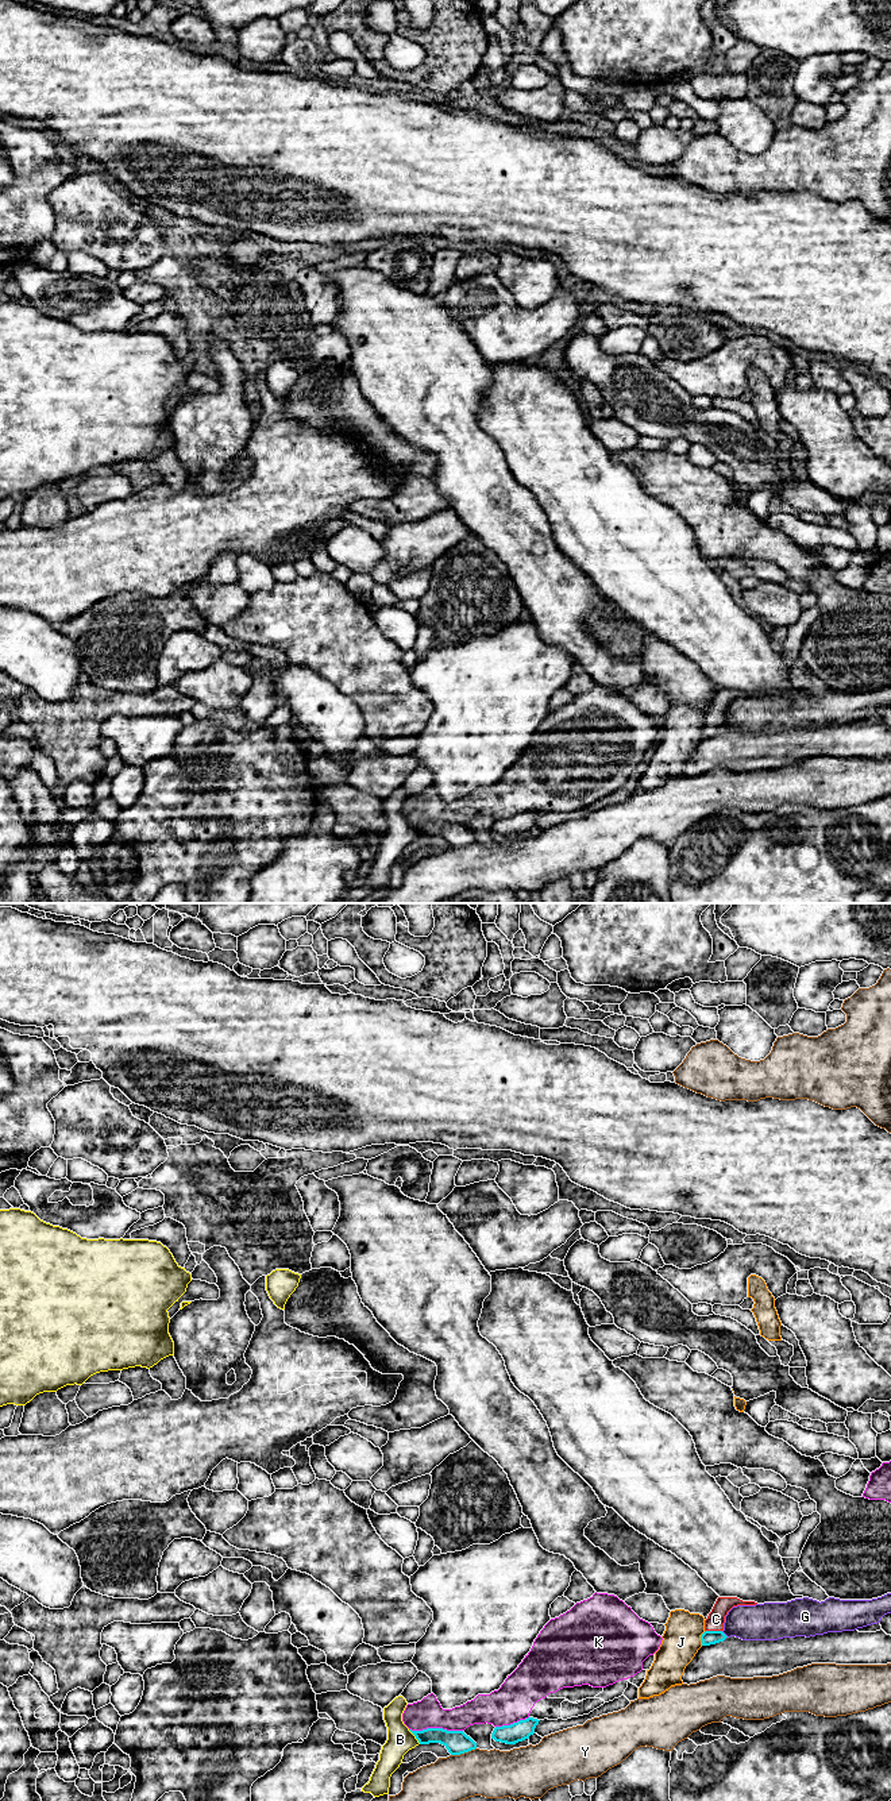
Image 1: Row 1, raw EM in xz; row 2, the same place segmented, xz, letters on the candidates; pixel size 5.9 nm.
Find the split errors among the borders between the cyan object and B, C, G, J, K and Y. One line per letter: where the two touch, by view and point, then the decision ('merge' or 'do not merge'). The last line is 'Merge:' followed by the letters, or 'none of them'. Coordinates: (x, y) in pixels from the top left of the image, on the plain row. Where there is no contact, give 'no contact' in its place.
B: meets cyan in xz at (415, 828); do not merge
C: meets cyan in xz at (713, 724); merge
G: meets cyan in xz at (724, 727); do not merge
J: meets cyan in xz at (701, 731); do not merge
K: meets cyan in xz at (436, 821); do not merge
Y: meets cyan in xz at (463, 845); do not merge
Merge: C

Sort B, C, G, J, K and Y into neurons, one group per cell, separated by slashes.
B / C / G / J / K / Y

